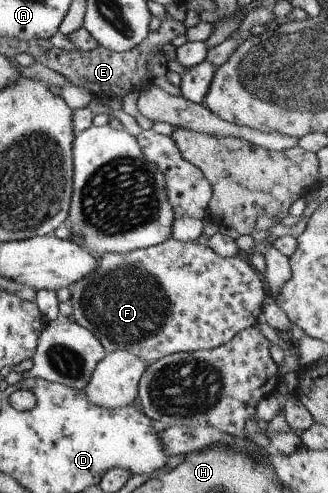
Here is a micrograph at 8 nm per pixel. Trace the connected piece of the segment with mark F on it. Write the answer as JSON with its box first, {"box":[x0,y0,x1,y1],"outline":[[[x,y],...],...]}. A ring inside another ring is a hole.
{"box":[68,237,265,363],"outline":[[[170,237],[162,243],[147,247],[138,248],[126,253],[104,253],[100,256],[95,256],[96,269],[90,271],[88,275],[84,275],[82,279],[78,279],[74,284],[68,288],[70,291],[69,304],[72,308],[72,317],[74,322],[80,327],[90,331],[96,341],[104,347],[104,351],[113,352],[116,350],[128,351],[134,353],[138,359],[142,359],[144,363],[150,363],[176,352],[191,352],[196,350],[209,350],[219,345],[224,345],[234,337],[236,333],[248,329],[248,327],[256,324],[261,320],[262,307],[264,306],[265,293],[258,275],[254,273],[254,268],[251,264],[242,261],[238,255],[234,257],[220,257],[216,255],[210,247],[208,247],[205,240],[195,240],[194,242],[181,242]]]}

